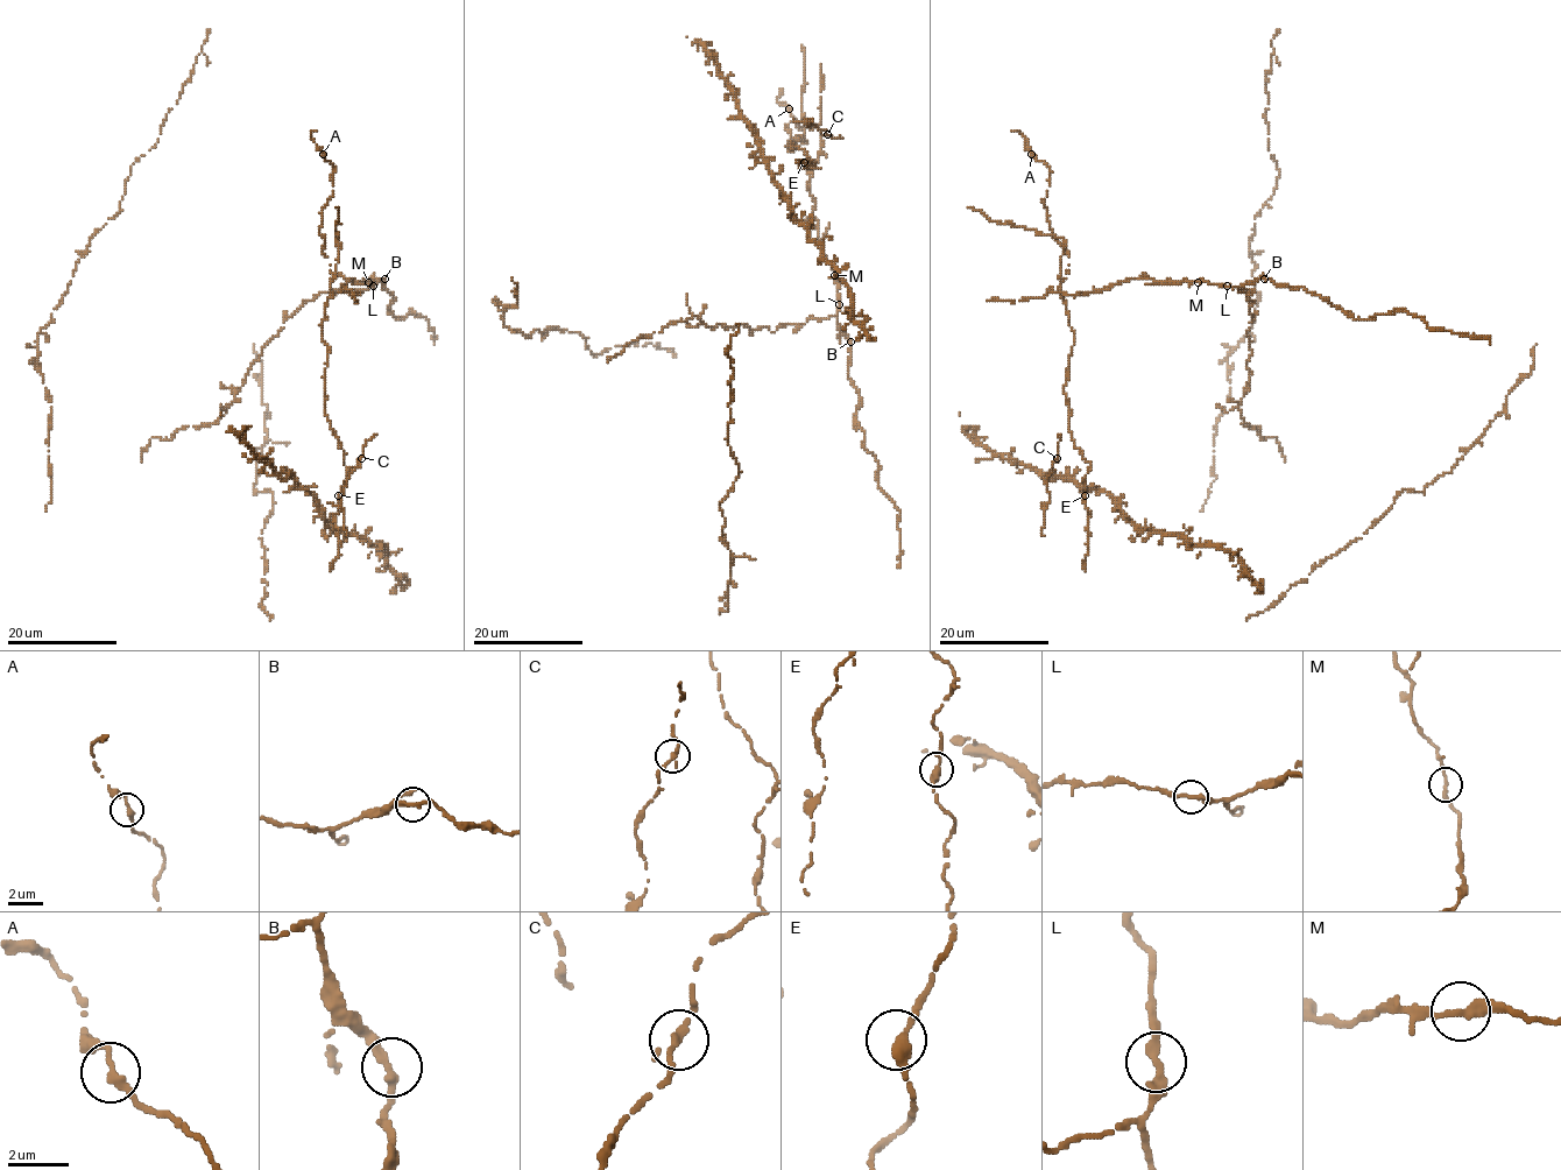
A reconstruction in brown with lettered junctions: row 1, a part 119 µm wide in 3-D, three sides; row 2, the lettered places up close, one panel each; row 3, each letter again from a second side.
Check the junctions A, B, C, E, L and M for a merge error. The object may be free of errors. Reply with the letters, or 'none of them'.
none of them

